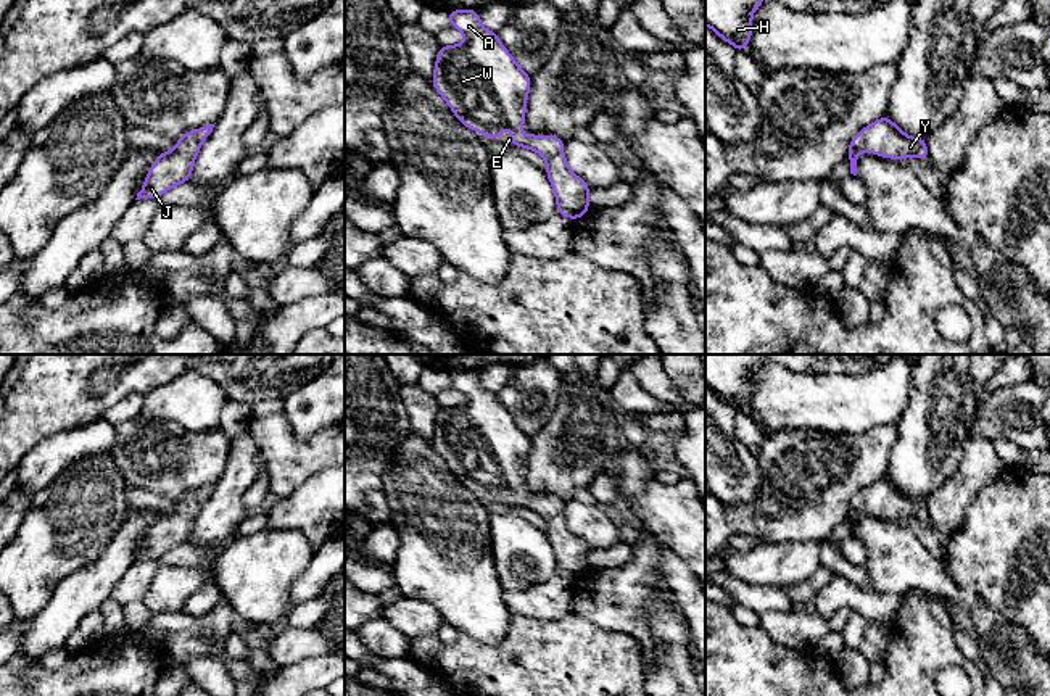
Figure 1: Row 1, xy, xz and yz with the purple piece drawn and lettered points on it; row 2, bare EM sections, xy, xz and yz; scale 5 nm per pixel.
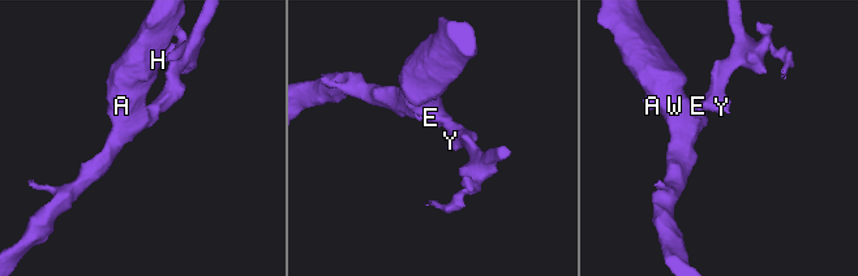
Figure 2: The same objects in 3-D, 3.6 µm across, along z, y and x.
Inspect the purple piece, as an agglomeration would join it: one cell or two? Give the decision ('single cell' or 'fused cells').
single cell

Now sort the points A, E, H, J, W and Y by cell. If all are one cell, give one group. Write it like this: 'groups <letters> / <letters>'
groups A E H J W Y

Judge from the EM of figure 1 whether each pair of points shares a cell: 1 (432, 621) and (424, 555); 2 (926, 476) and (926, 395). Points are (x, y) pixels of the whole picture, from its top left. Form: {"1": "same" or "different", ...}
{"1": "different", "2": "same"}

